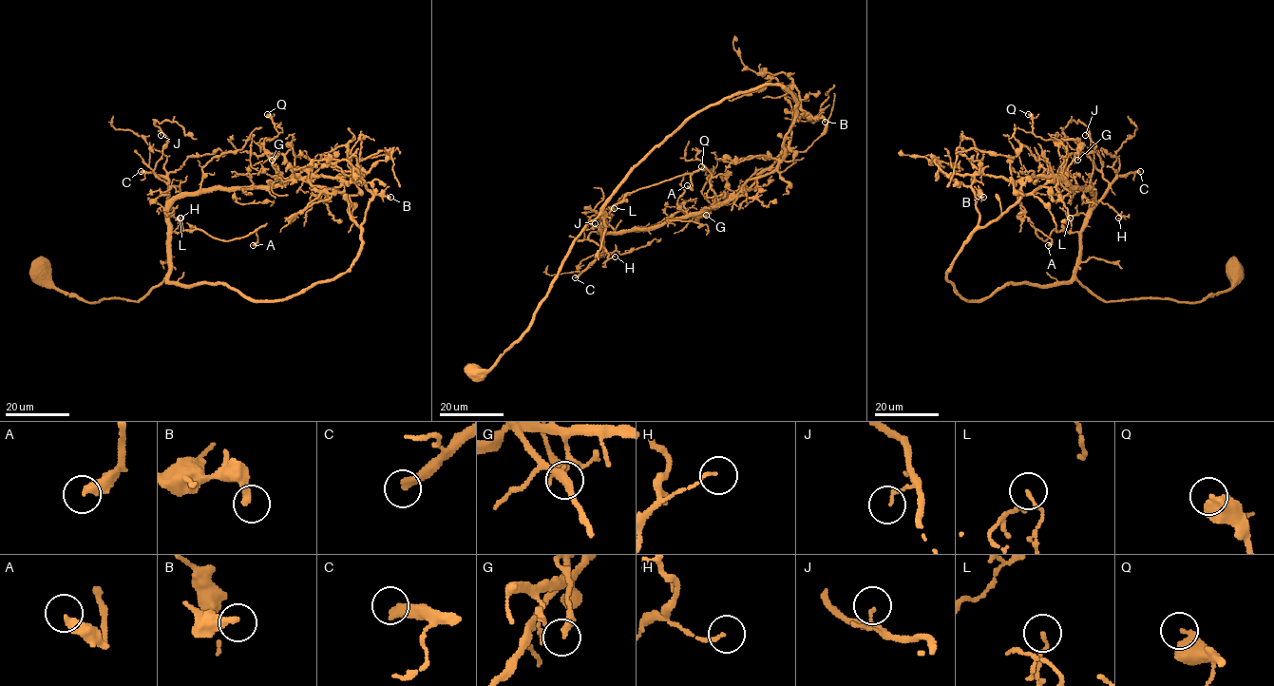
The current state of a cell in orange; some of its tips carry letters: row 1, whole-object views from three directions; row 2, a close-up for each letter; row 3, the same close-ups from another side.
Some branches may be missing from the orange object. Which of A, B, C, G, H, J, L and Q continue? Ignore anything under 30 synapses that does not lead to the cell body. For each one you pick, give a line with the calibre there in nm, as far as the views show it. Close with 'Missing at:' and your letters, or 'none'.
C: Thickness 380 nm
Missing at: C

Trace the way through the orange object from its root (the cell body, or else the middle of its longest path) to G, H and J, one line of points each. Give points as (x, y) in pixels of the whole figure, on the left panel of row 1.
G: (39, 273), (87, 302), (137, 301), (167, 274), (171, 203), (268, 188), (279, 179), (272, 160)
H: (39, 273), (57, 290), (87, 302), (137, 301), (167, 274), (166, 201), (173, 216), (180, 218)
J: (39, 273), (57, 290), (87, 302), (137, 301), (163, 279), (168, 187), (154, 172), (167, 140), (161, 135)

